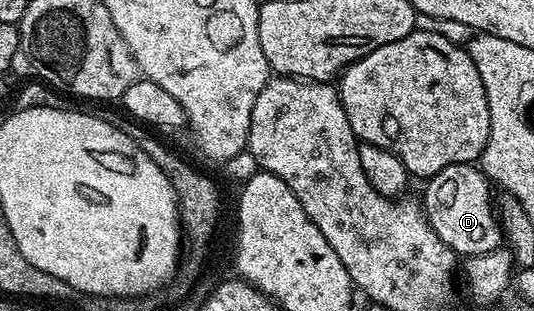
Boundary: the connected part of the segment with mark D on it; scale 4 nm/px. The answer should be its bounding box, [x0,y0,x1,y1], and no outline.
[420,164,503,257]

